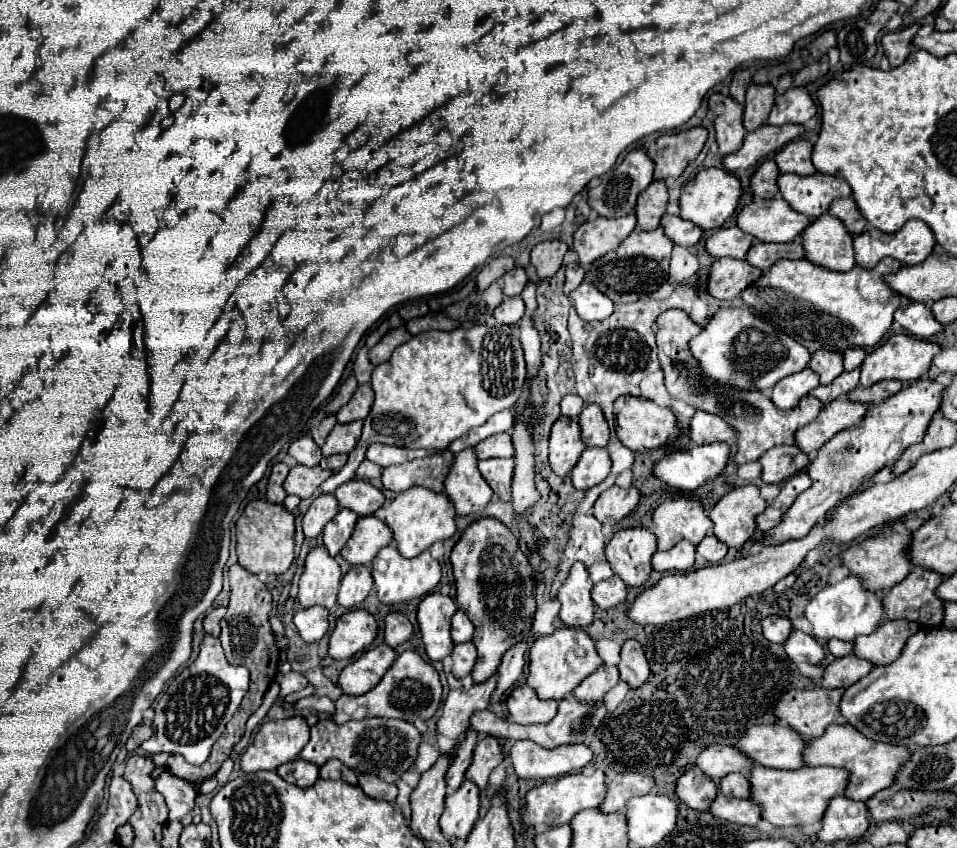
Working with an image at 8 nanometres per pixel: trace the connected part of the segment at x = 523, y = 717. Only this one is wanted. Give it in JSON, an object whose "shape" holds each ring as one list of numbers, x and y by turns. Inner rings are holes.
{"shape":[[517,686,507,698,511,720,517,724,547,724,555,716,557,706,559,702,555,700,539,700,529,686]]}

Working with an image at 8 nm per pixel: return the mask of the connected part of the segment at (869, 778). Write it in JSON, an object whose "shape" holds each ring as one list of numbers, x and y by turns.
{"shape":[[831,724,827,732,807,744,805,762,809,766,841,766,849,770,849,786,845,790,845,796,851,796,853,800,869,800,879,790,885,790,893,786,897,772,903,764,911,758,911,750,903,746,891,746,883,742,869,740,859,730,855,730,851,724]]}

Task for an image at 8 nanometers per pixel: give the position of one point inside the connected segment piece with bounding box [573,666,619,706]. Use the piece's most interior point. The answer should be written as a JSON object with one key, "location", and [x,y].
{"location":[593,689]}

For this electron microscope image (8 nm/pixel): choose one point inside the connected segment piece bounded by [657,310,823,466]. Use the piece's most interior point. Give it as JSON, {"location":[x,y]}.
{"location":[760,425]}

